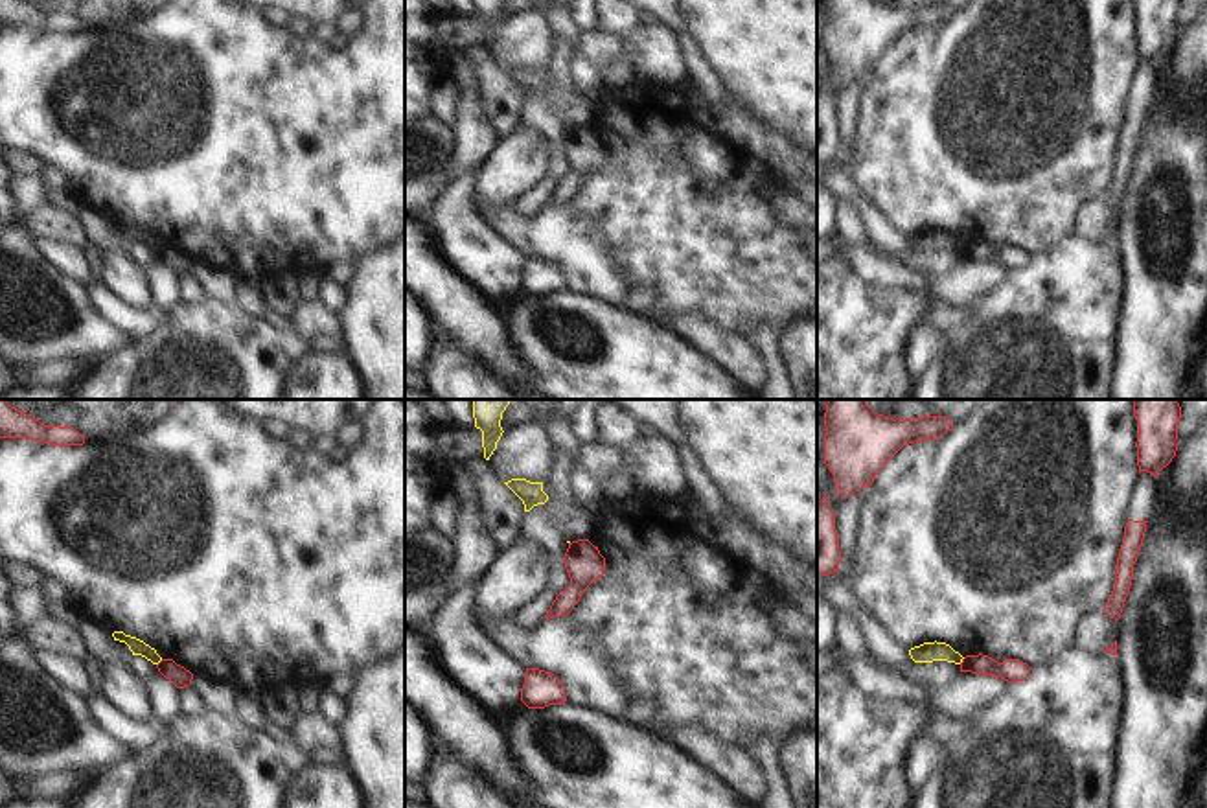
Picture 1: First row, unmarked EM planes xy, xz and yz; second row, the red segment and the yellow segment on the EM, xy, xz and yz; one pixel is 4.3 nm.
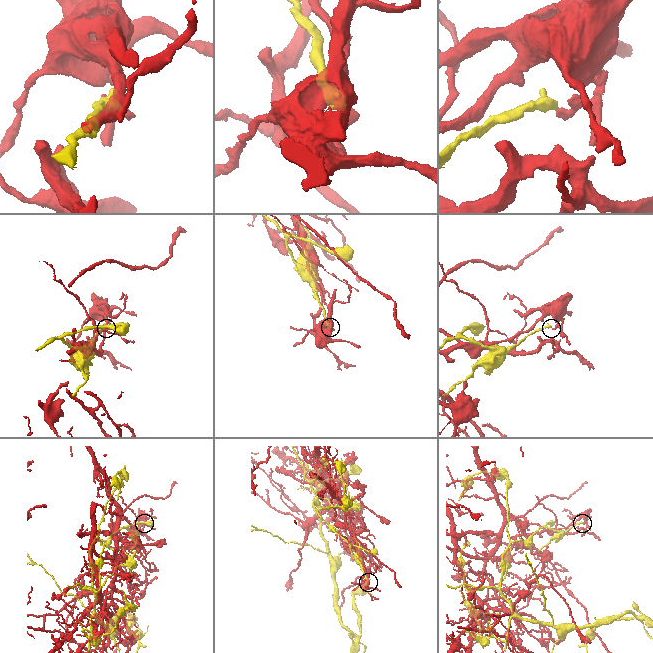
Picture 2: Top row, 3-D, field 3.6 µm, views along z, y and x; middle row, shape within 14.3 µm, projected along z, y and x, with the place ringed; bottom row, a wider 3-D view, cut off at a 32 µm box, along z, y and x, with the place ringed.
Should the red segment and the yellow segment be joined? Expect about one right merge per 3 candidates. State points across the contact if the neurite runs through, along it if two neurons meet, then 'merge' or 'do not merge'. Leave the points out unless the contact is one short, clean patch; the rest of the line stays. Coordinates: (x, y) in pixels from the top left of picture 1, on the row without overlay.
do not merge

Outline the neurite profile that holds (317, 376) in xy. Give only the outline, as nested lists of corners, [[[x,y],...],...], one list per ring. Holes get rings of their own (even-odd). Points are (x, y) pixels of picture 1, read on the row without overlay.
[[[344,352],[307,353],[285,377],[283,399],[362,399],[362,387]]]

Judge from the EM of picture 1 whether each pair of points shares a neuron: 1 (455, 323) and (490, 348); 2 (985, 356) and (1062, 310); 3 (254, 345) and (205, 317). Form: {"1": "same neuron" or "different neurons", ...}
{"1": "same neuron", "2": "same neuron", "3": "same neuron"}

